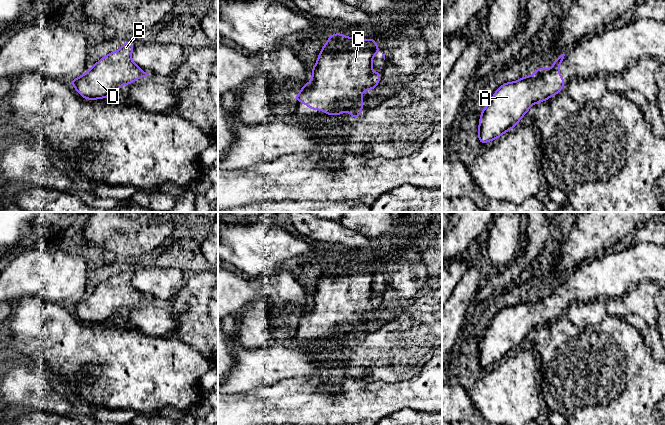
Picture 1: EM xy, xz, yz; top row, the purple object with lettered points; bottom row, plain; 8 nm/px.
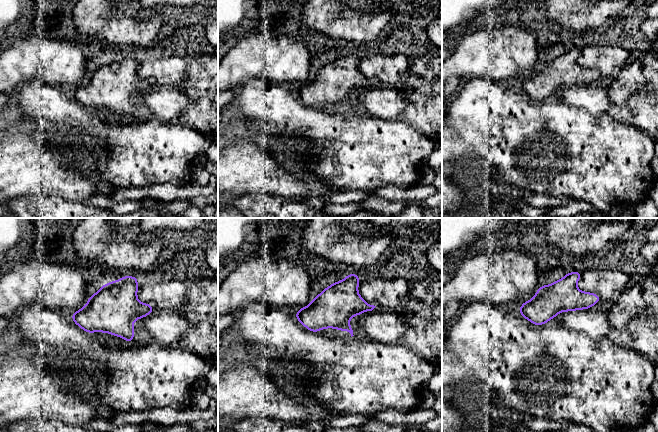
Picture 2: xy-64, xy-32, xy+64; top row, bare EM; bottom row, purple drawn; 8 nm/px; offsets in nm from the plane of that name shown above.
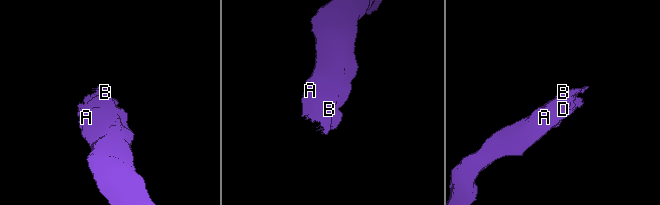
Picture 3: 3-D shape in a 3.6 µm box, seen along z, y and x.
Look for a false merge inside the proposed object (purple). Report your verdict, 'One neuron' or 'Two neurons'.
One neuron

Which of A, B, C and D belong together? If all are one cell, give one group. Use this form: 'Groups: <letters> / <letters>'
Groups: A B C D

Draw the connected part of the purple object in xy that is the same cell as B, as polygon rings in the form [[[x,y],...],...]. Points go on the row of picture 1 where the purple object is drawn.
[[[125,41],[119,50],[107,54],[95,63],[86,73],[72,79],[70,82],[81,97],[87,100],[104,99],[113,94],[119,96],[119,87],[129,85],[137,79],[146,77],[147,74],[132,61],[133,44]]]

